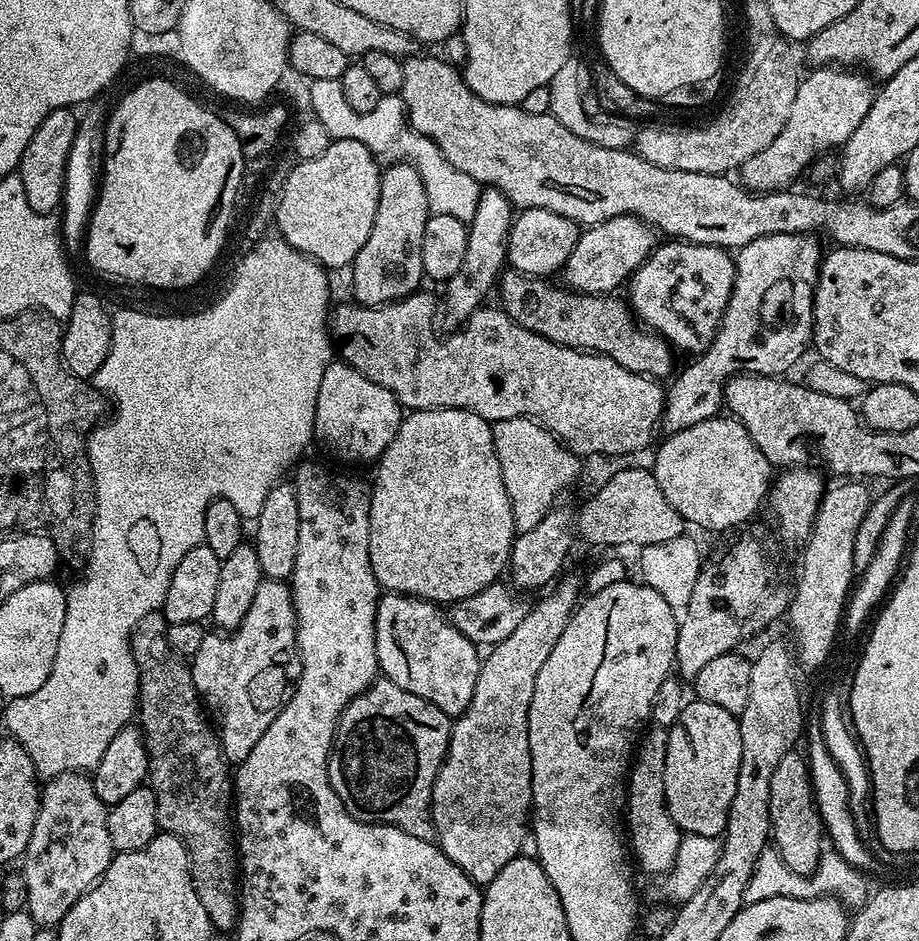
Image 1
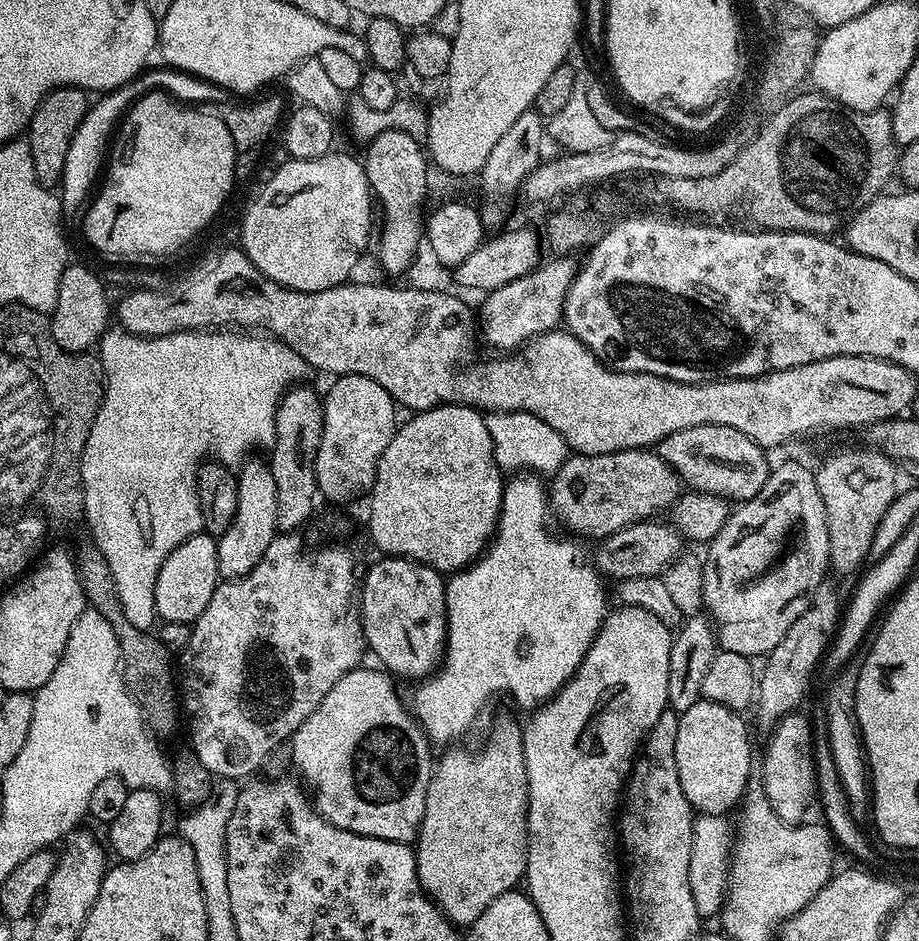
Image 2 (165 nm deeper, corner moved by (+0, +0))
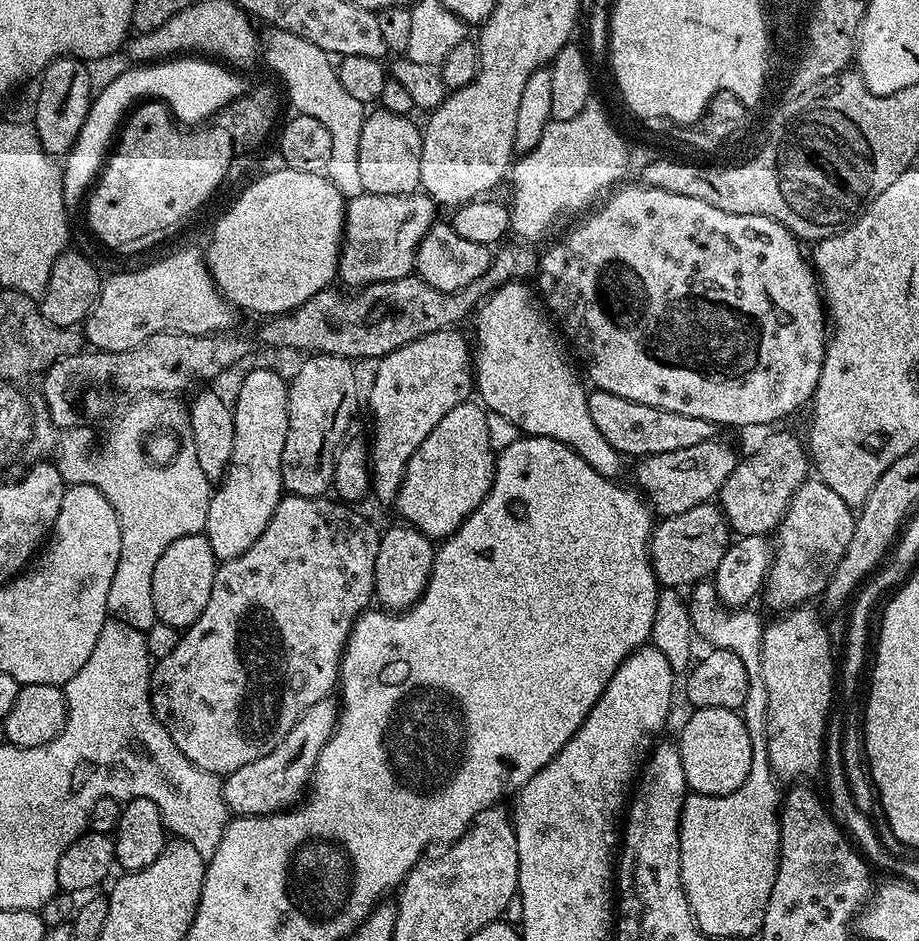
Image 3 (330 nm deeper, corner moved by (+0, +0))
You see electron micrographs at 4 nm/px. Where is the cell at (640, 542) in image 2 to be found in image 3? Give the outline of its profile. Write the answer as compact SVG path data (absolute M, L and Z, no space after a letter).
M709 502L693 506L691 510L682 510L682 514L665 516L653 527L652 541L648 544L648 553L652 556L652 569L657 581L668 590L684 590L707 581L713 575L722 556L730 545L730 529L728 519L715 503Z

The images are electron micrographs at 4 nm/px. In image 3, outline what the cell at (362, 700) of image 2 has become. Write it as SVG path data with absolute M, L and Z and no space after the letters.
M335 699L314 702L310 710L296 719L290 734L286 734L286 738L282 738L282 742L278 742L278 746L274 746L270 754L262 754L258 762L249 762L247 766L223 777L224 801L229 813L233 817L270 816L301 803L310 784L310 754L318 753L322 746L326 746L336 728L337 719L338 704Z

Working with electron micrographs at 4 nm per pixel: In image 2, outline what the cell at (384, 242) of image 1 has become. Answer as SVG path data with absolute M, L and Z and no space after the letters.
M388 129L378 134L366 144L368 153L362 156L364 173L368 185L372 187L375 199L384 207L384 229L380 232L380 264L392 276L400 276L416 260L416 251L422 248L422 241L426 236L426 224L420 220L420 207L428 196L428 168L430 160L417 137L406 134L402 130Z

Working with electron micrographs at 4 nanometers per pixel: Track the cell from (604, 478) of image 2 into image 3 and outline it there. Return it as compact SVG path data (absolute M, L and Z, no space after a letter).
M720 438L698 442L689 448L670 450L666 454L646 456L639 461L640 484L638 488L654 509L657 517L682 514L682 510L691 510L693 506L709 503L719 497L720 488L730 478L738 463L738 455Z

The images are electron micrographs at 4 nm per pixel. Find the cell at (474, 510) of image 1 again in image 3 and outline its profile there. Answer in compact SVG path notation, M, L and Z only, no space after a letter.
M465 402L454 406L454 410L450 410L450 414L446 414L446 418L442 418L442 422L438 422L430 434L426 434L426 442L414 450L406 466L402 486L394 501L394 507L400 511L399 519L403 523L427 536L447 538L457 532L464 519L483 502L496 472L496 456L490 446L490 434L486 431L487 417L488 412L479 403Z

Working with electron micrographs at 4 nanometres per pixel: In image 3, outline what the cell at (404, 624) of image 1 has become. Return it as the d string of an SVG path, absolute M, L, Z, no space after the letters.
M396 522L393 528L383 529L378 546L378 559L374 562L375 603L393 614L411 608L428 584L435 556L433 537L422 534L416 528Z

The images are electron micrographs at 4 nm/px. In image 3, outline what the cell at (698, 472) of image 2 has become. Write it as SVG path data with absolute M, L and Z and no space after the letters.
M589 391L588 409L594 426L621 457L657 456L670 450L689 448L698 442L706 442L717 435L717 425L706 422L702 418L690 418L686 414L674 414L670 410L662 410L654 406L646 406L642 402L634 402L630 398L618 398L618 394Z

